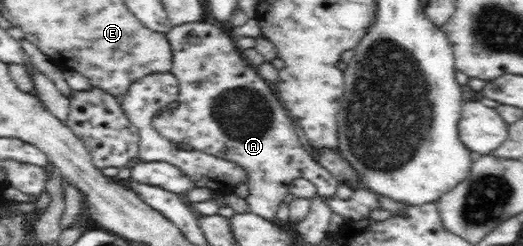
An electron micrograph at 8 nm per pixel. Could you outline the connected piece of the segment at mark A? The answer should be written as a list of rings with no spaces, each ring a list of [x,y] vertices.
[[[201,20],[191,23],[189,27],[174,26],[167,33],[169,45],[173,50],[171,72],[178,80],[180,103],[173,110],[161,112],[162,116],[153,117],[153,127],[175,144],[185,144],[187,148],[240,163],[249,174],[247,185],[249,194],[246,201],[250,212],[267,221],[277,220],[276,210],[280,208],[282,202],[290,198],[288,186],[296,178],[309,179],[322,197],[335,196],[337,180],[334,180],[325,168],[317,164],[317,161],[302,149],[292,118],[274,92],[272,85],[253,70],[253,64],[242,57],[228,31],[221,27],[217,29],[221,32],[219,36],[213,34],[213,25]]]

